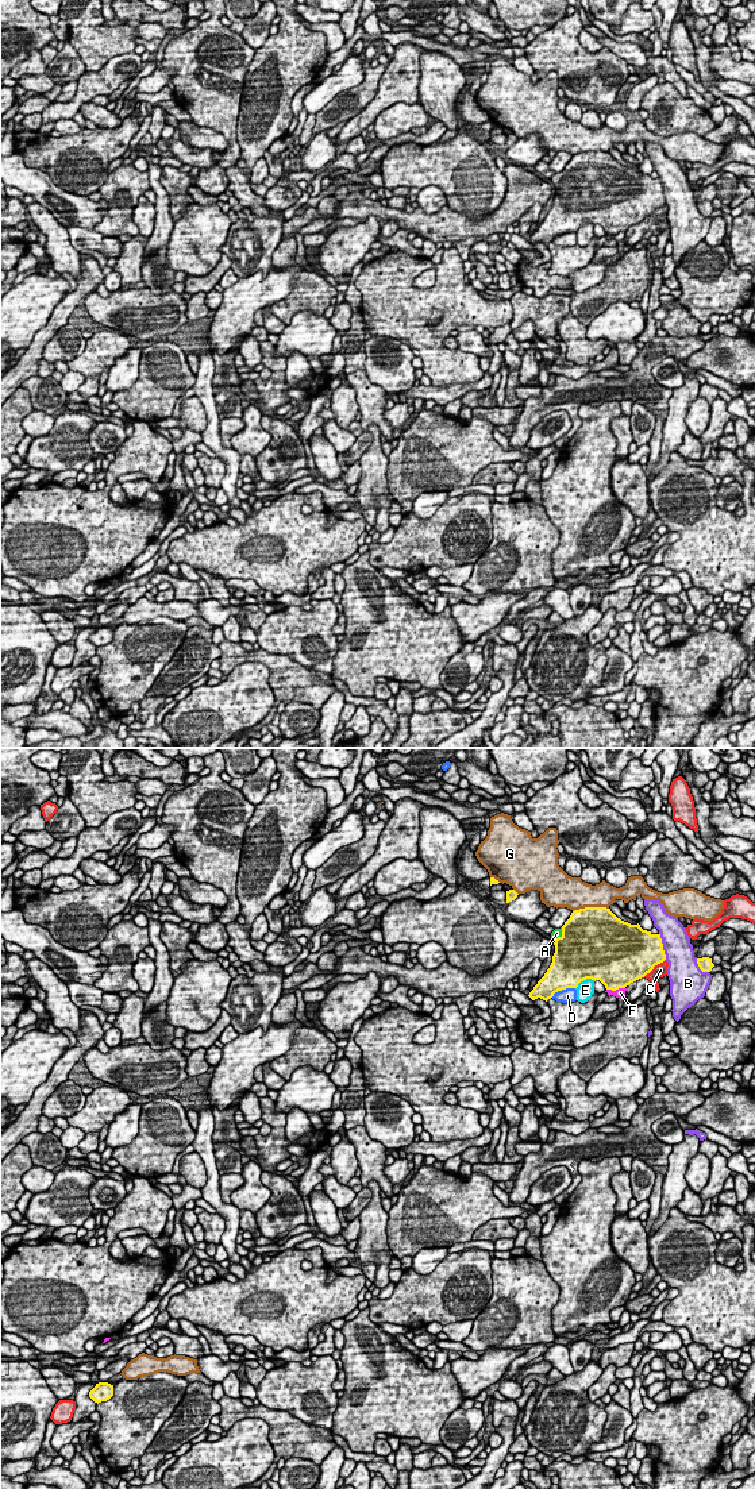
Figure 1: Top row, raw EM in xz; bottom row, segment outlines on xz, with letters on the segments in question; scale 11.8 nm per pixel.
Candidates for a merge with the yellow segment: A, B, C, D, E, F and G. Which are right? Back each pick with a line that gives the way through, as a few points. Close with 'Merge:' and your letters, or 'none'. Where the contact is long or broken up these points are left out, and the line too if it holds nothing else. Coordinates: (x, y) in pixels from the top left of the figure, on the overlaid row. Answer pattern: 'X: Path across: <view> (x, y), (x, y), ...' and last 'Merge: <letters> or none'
A: Path across: xz (582, 940), (569, 940), (562, 934), (557, 933)
Merge: A

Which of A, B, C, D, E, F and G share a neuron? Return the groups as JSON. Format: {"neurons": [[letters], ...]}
{"neurons": [["A"], ["B"], ["C"], ["D"], ["E"], ["F"], ["G"]]}

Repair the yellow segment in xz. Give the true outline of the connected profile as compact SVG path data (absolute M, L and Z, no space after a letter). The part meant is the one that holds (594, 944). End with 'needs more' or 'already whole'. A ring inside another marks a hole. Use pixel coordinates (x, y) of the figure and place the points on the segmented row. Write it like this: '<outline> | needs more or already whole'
M606 907L574 910L565 925L551 933L551 938L555 941L552 963L529 992L532 1000L540 998L547 1002L555 992L577 988L586 979L600 980L612 991L625 988L666 960L660 934L643 930L639 923L621 921Z | needs more

